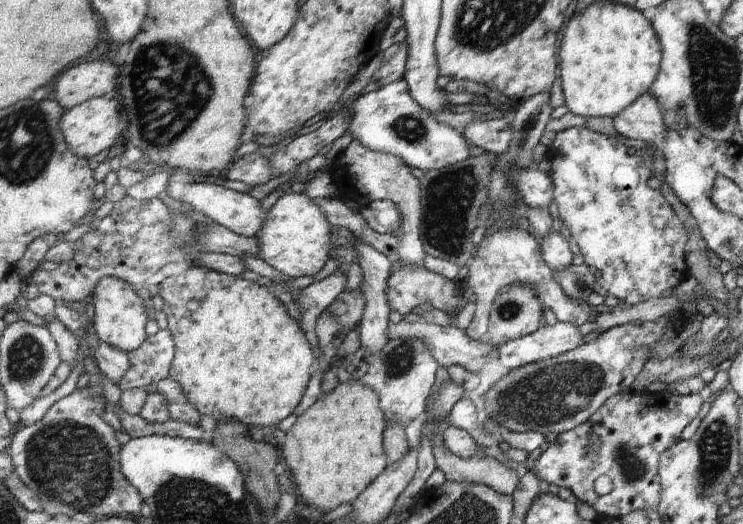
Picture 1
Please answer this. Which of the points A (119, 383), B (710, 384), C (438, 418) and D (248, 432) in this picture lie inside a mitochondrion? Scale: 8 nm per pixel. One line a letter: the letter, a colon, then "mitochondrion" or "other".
A: other
B: other
C: other
D: other

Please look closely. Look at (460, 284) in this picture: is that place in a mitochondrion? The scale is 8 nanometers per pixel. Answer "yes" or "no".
no

